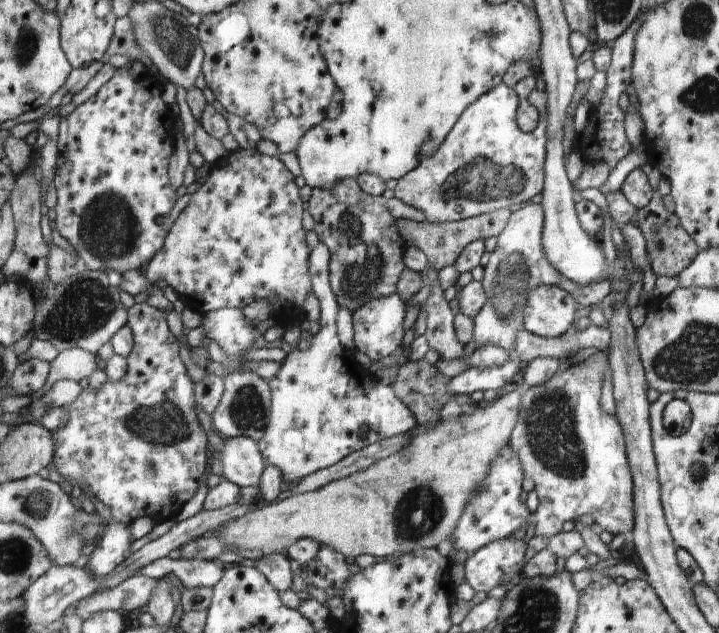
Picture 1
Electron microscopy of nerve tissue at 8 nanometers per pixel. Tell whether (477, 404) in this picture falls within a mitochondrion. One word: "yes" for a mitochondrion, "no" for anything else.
no

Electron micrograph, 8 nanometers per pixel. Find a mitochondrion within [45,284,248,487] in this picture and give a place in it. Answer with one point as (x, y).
(164, 424)

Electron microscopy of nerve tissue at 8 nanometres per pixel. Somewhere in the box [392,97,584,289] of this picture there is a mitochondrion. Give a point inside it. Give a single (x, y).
(484, 178)

